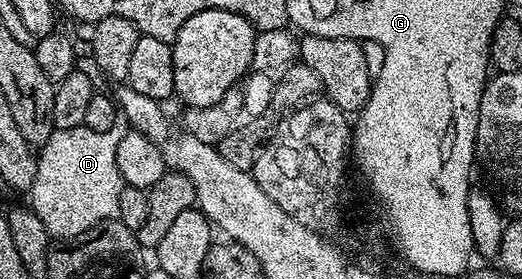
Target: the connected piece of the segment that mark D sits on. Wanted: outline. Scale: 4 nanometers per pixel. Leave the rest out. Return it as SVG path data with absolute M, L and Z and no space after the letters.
M121 123L113 126L107 133L98 133L87 129L84 124L75 129L55 129L39 149L35 181L29 192L29 206L46 226L50 238L57 241L73 239L79 233L86 232L94 225L103 223L117 216L119 195L125 186L124 179L118 169L118 145L123 141L128 128Z

